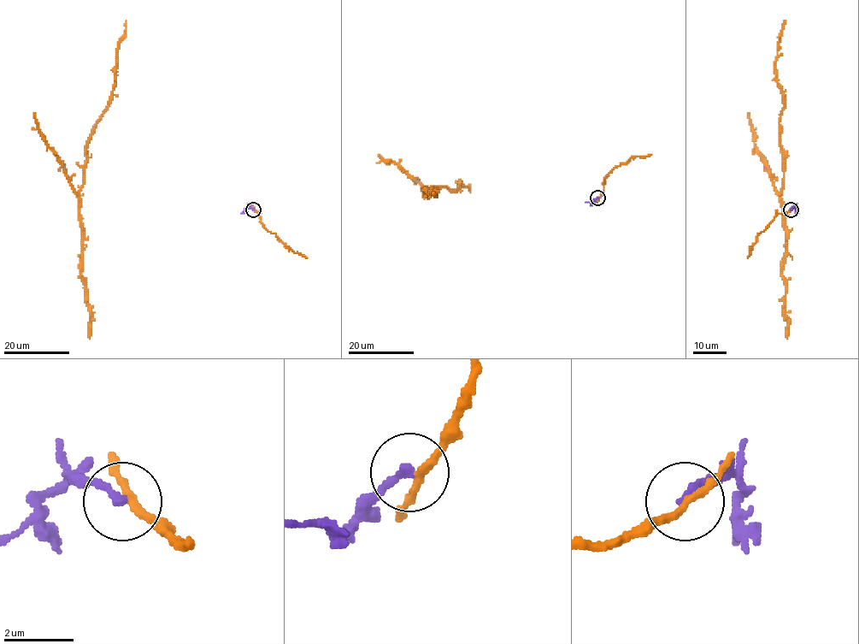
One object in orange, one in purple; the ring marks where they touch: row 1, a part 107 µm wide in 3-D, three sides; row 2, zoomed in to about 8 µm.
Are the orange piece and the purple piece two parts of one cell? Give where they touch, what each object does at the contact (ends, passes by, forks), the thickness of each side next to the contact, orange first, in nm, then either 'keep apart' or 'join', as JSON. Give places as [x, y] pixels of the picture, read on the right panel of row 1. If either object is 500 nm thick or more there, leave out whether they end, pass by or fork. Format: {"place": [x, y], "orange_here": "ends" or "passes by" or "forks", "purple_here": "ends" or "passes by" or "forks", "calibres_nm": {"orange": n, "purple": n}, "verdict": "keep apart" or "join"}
{"place": [791, 209], "orange_here": "passes by", "purple_here": "ends", "calibres_nm": {"orange": 200, "purple": 240}, "verdict": "keep apart"}

